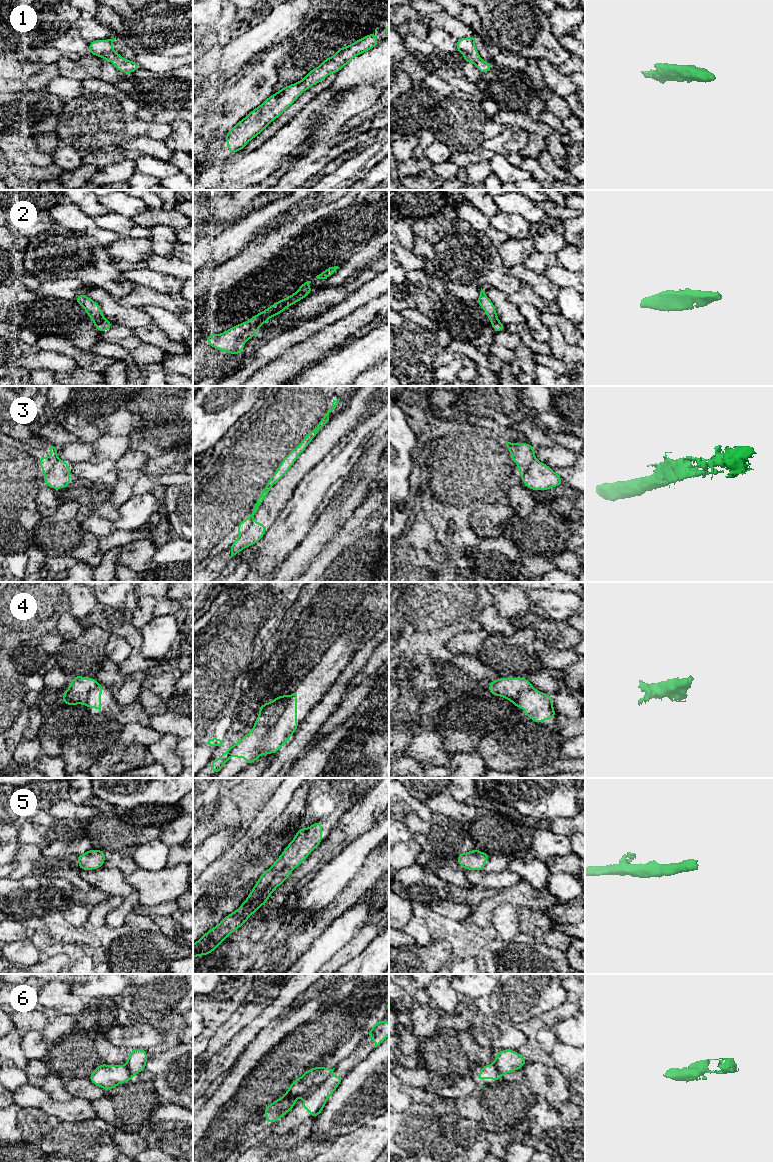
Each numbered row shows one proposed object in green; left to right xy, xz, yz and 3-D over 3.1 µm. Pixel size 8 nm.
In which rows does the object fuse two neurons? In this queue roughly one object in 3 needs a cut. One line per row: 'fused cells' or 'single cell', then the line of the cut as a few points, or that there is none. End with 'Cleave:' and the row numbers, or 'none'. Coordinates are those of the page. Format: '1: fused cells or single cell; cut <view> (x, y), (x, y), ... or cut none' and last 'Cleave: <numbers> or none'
1: single cell; cut none
2: single cell; cut none
3: fused cells; cut xy (58, 459), (44, 476)
4: fused cells; cut xz (290, 696), (266, 740), (250, 762)
5: single cell; cut none
6: fused cells; cut xz (331, 1073), (304, 1097)
Cleave: 3, 4, 6

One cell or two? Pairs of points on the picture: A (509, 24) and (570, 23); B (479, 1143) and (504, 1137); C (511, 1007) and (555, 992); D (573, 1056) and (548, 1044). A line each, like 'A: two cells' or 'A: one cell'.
A: two cells
B: two cells
C: one cell
D: two cells

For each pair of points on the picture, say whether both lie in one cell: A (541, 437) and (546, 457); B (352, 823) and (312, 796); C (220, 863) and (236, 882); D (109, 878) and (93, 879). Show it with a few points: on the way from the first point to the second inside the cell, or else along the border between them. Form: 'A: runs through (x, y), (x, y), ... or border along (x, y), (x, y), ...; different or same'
A: border along (557, 445), (535, 448); different
B: border along (358, 800), (327, 835); different
C: border along (231, 868), (219, 879); different
D: runs through (105, 878), (97, 878); same

